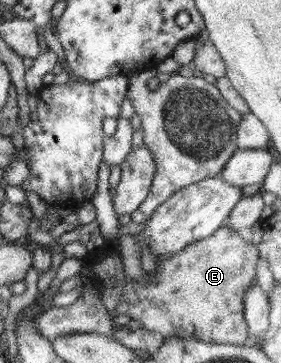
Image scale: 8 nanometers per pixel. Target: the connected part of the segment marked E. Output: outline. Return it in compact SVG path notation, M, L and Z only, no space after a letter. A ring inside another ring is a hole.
M221 226L209 238L188 245L178 254L164 258L157 258L157 265L153 273L147 273L146 286L134 282L124 273L123 257L121 251L110 248L107 244L93 253L89 260L91 271L87 274L89 283L99 290L101 304L109 316L115 318L127 314L130 320L141 323L143 329L152 333L159 333L168 340L177 338L196 338L203 342L219 344L234 344L243 346L248 344L251 336L245 323L245 293L257 284L257 264L260 260L258 246L240 238L238 232Z

